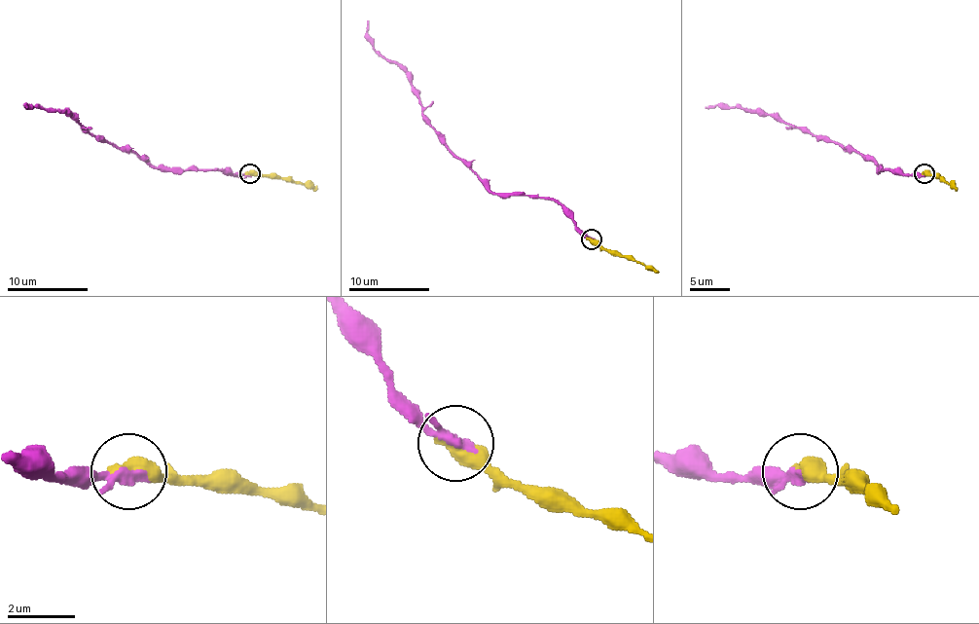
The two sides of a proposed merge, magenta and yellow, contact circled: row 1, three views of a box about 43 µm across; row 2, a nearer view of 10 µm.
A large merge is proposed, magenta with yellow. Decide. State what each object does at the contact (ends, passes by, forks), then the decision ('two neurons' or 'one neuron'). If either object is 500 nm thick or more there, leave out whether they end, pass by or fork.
one neuron

